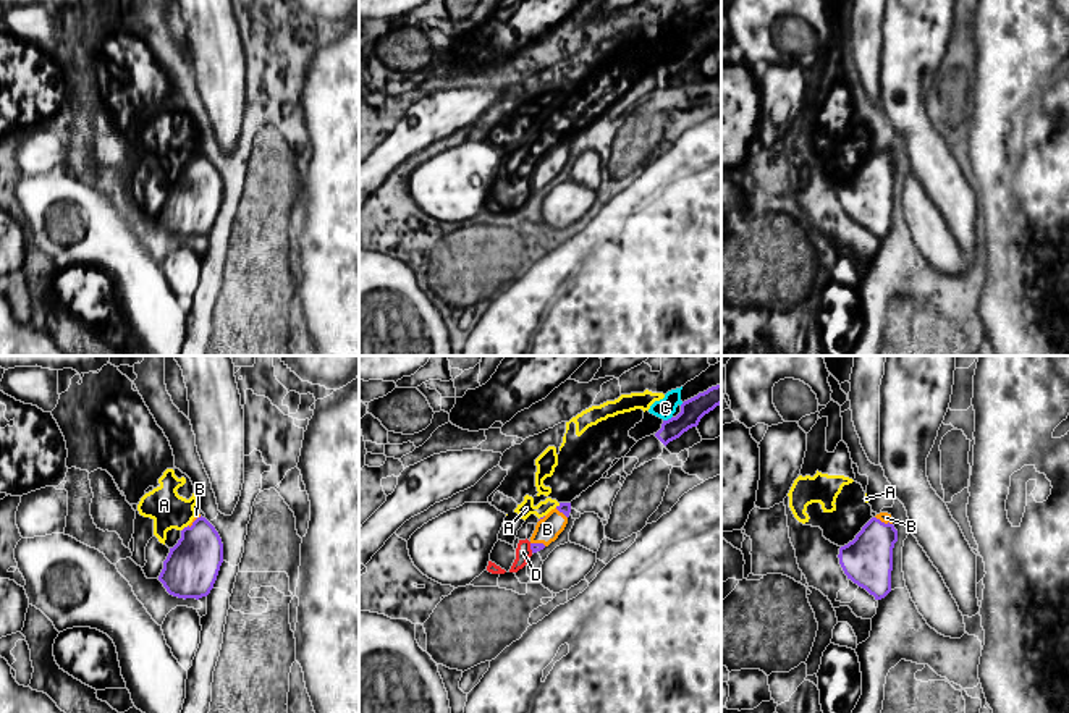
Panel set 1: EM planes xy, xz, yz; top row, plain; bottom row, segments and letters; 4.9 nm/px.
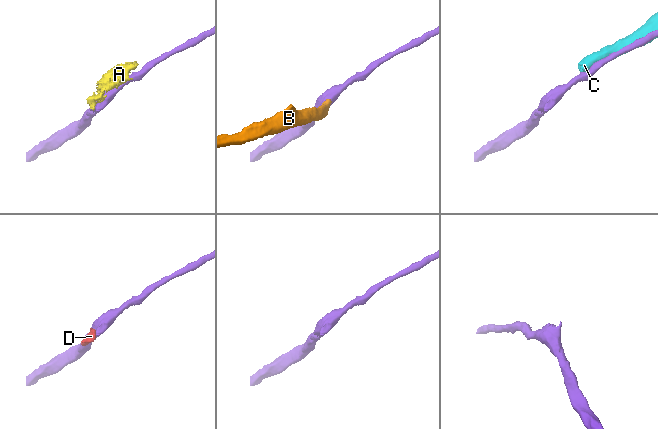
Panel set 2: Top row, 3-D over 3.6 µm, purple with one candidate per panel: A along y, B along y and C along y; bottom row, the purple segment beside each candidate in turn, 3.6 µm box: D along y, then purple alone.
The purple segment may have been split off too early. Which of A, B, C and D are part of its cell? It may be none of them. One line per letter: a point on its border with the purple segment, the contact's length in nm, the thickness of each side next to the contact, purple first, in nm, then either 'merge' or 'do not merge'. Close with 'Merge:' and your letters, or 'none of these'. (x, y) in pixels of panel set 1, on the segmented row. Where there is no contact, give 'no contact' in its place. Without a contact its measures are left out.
A: xy (185, 527) | 50 nm | 280/180 nm | do not merge
B: yz (883, 523) | 100 nm | 240/50 nm | merge
C: xz (668, 419) | 50 nm | 120/100 nm | do not merge
D: xz (531, 548) | 50 nm | 50/80 nm | do not merge
Merge: B

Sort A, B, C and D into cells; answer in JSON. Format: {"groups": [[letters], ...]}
{"groups": [["A", "C", "D"], ["B"]]}

